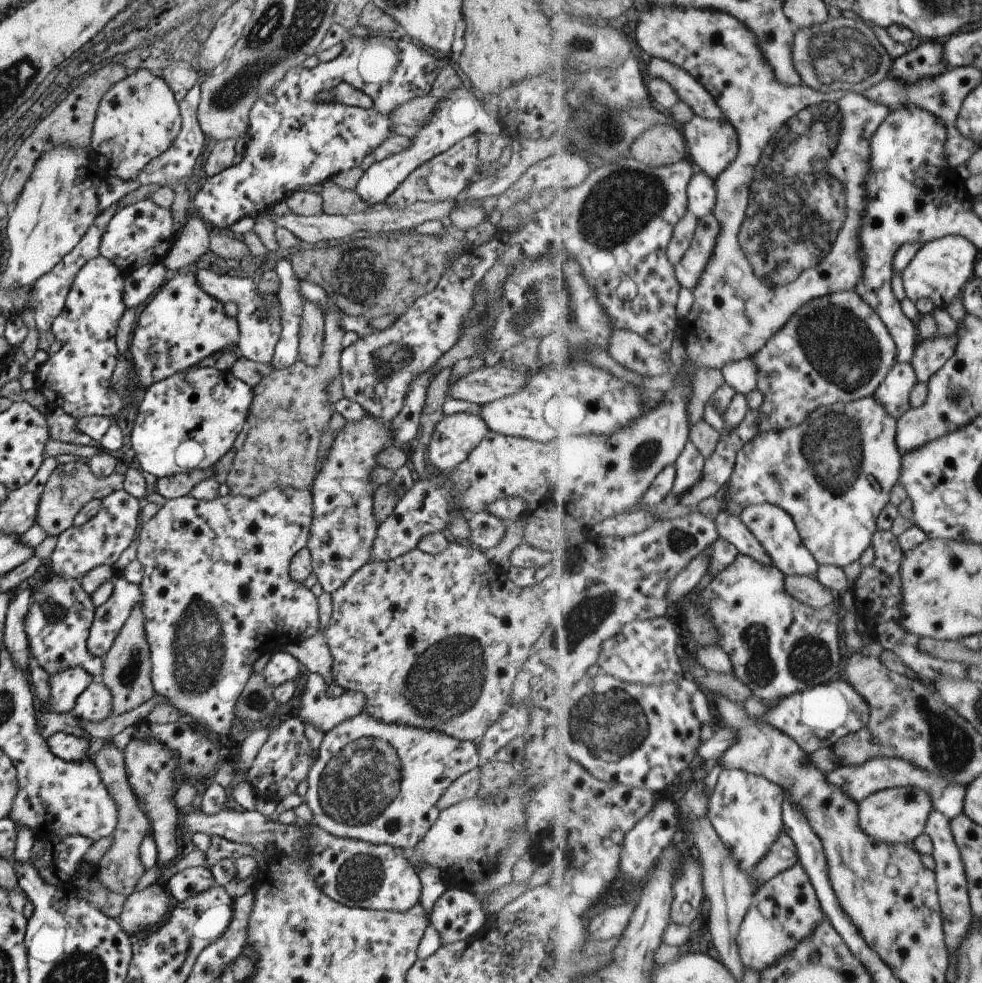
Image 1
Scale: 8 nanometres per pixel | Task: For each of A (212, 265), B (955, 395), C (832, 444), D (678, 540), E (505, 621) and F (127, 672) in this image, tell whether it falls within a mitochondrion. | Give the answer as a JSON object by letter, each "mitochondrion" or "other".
{"A":"other","B":"mitochondrion","C":"mitochondrion","D":"mitochondrion","E":"other","F":"mitochondrion"}

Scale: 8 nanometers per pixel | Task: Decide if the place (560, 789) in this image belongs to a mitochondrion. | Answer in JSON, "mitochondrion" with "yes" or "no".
{"mitochondrion":"no"}

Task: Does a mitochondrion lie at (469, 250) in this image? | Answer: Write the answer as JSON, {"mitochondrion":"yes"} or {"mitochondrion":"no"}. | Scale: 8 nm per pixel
{"mitochondrion":"no"}

